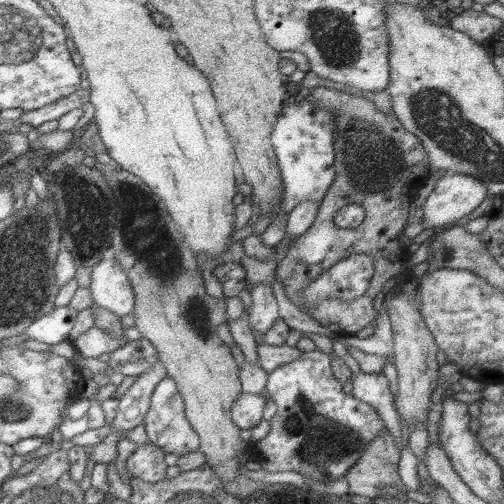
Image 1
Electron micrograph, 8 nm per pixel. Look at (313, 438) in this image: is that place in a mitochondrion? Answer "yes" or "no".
yes

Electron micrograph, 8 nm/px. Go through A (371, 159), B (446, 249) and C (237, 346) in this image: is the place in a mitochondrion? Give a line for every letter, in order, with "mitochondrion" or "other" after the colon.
A: mitochondrion
B: mitochondrion
C: other

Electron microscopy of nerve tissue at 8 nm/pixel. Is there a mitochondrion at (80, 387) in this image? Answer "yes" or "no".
no

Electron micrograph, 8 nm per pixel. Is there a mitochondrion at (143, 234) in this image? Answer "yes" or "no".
yes

